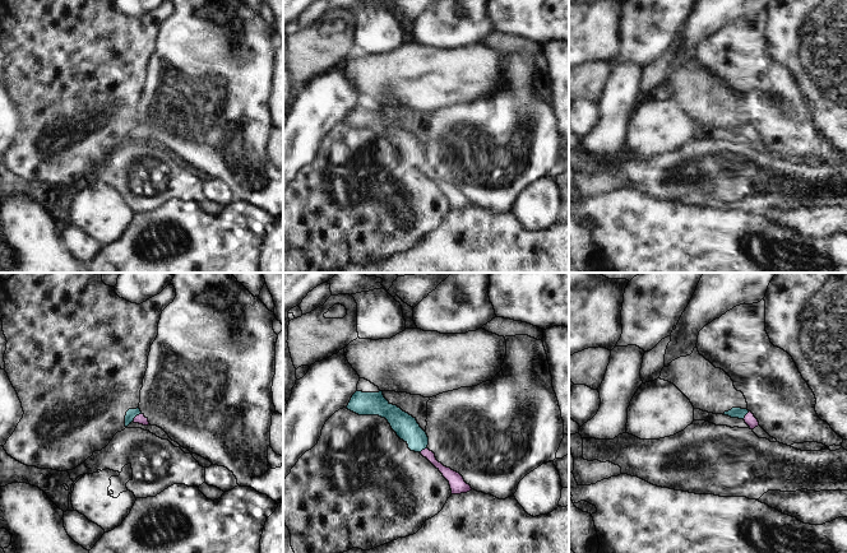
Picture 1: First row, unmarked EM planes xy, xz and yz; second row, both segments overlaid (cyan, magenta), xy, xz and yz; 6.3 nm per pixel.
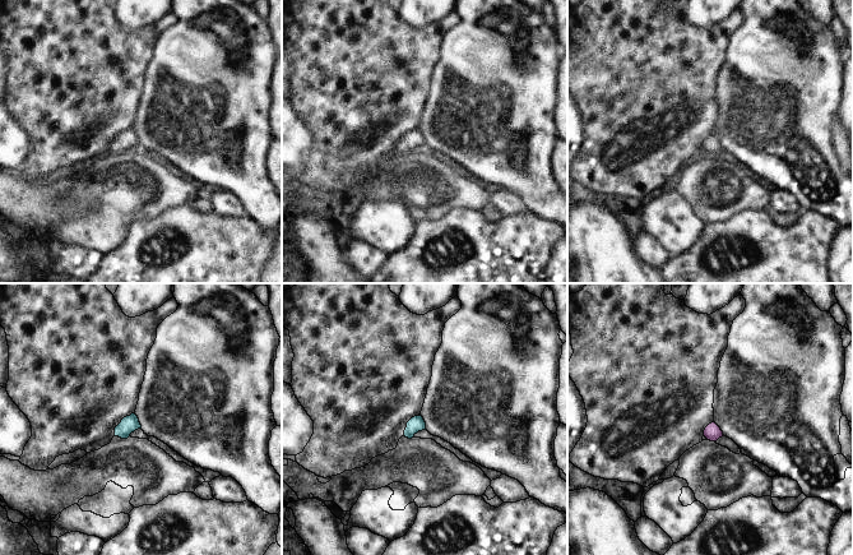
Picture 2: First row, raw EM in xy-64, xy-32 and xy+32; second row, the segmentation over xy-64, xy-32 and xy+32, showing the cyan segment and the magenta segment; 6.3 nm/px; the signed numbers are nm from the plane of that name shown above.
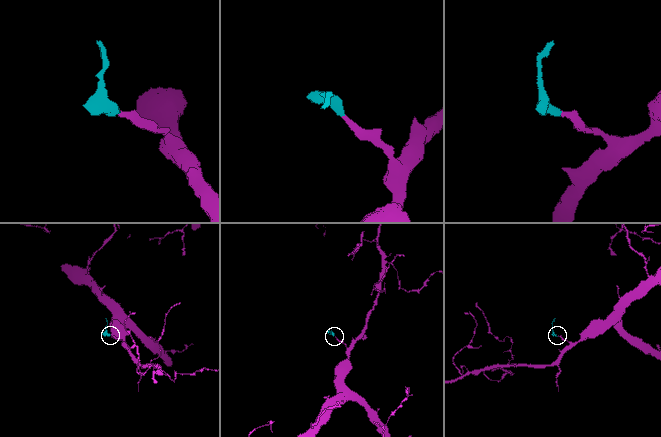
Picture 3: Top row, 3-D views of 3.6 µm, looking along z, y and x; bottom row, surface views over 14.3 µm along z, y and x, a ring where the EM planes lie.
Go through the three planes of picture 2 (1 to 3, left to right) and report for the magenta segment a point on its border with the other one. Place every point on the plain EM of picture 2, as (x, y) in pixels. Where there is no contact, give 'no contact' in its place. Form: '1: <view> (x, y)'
1: no contact
2: no contact
3: no contact

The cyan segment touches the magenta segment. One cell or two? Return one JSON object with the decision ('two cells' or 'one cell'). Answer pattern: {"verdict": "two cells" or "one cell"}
{"verdict": "one cell"}

